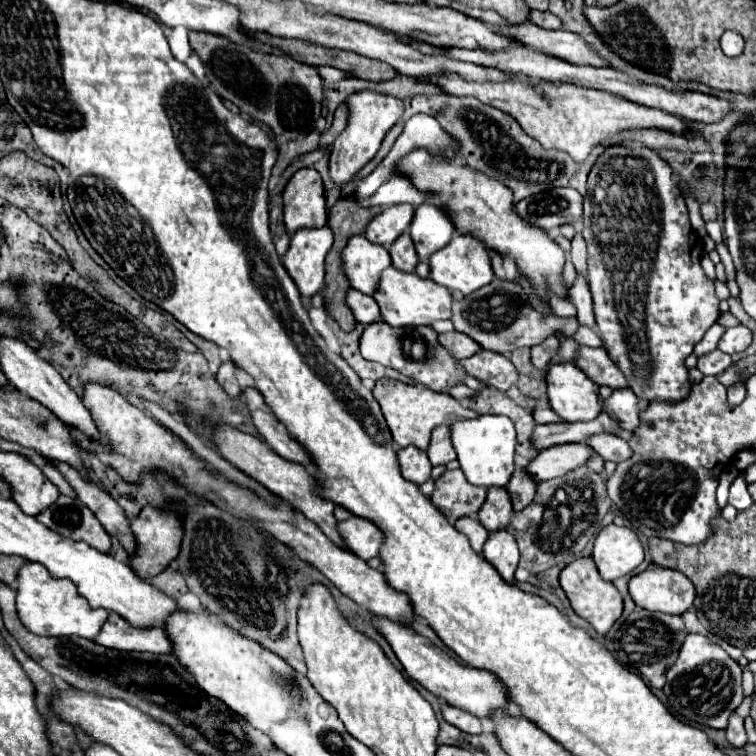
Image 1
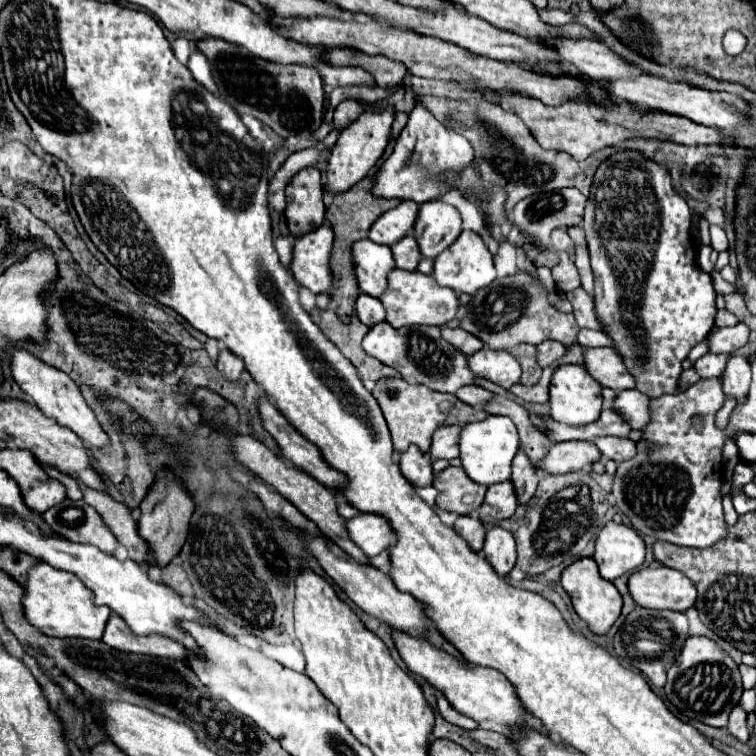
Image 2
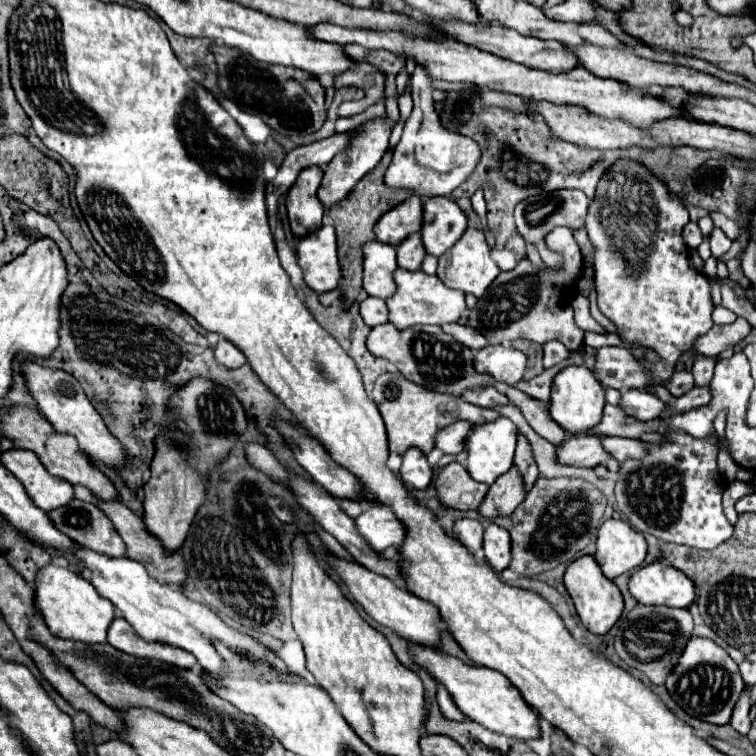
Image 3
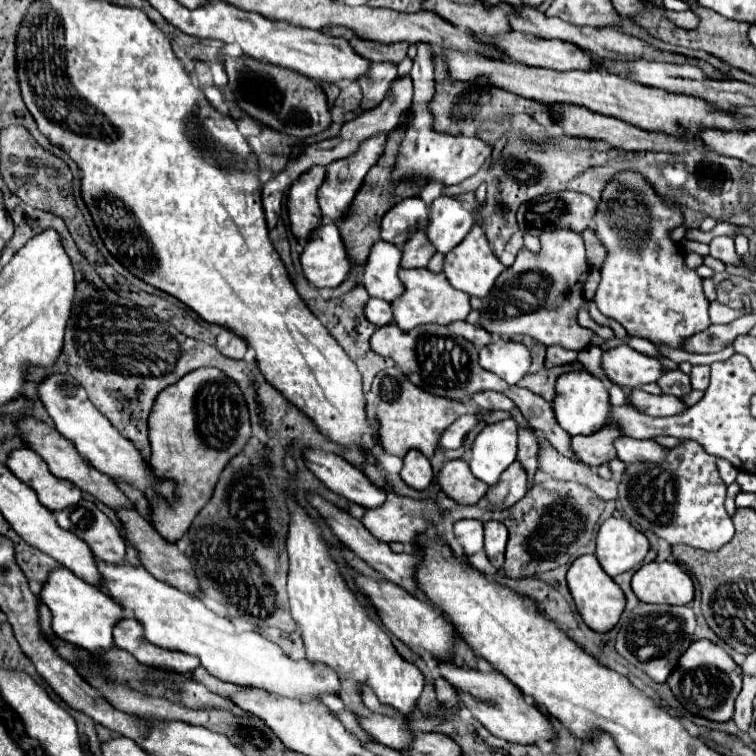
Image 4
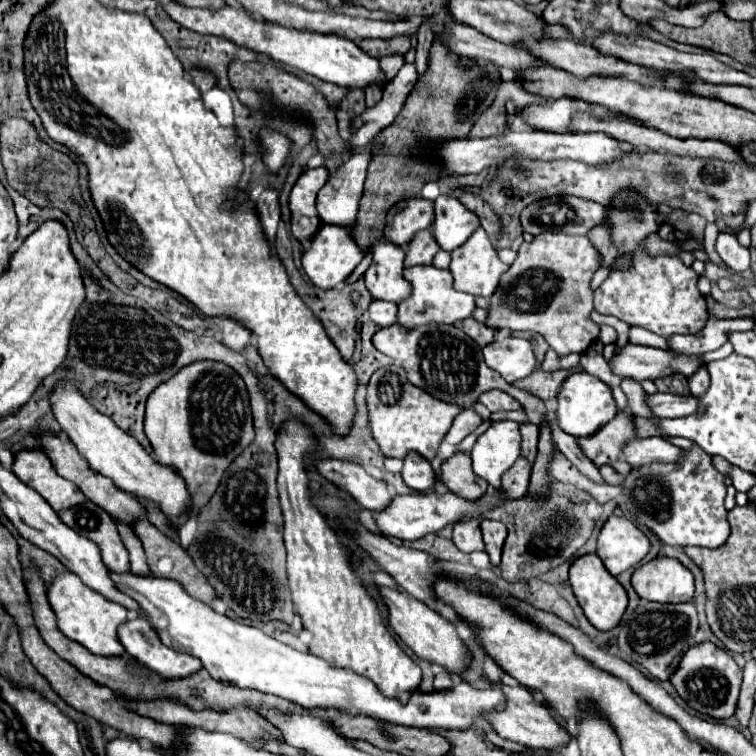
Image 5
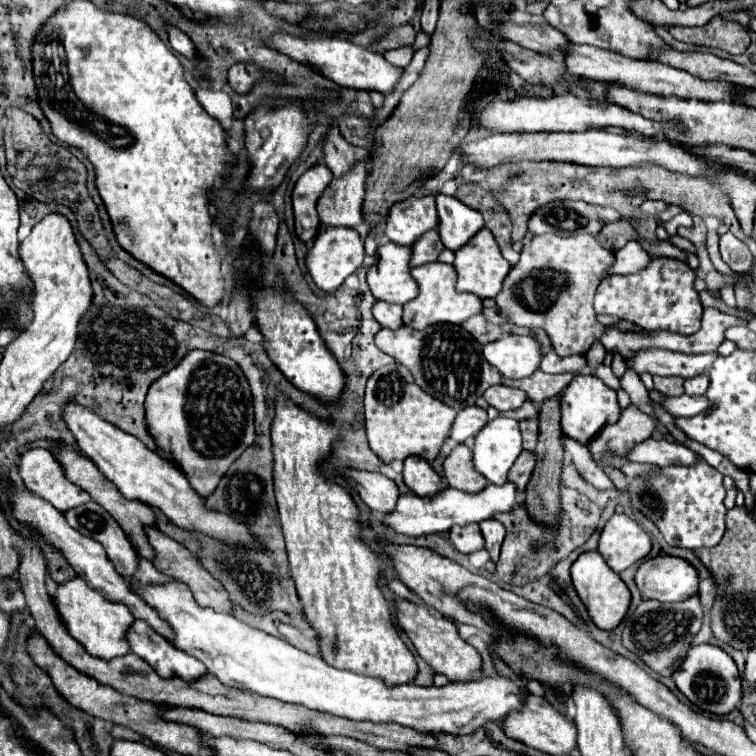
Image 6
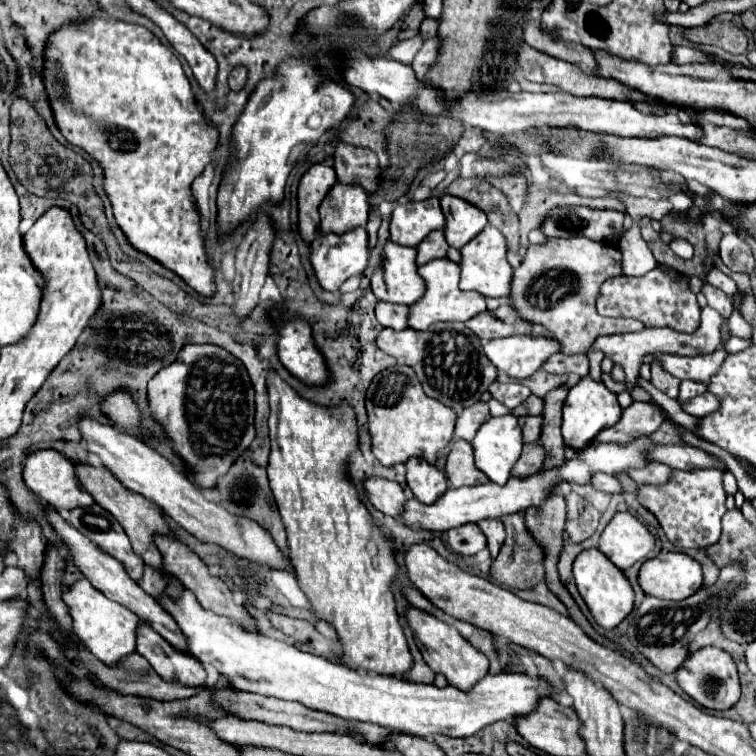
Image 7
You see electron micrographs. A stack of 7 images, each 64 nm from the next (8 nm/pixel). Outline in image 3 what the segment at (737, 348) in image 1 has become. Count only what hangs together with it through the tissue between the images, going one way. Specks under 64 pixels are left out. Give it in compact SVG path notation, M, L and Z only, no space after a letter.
M736 318L736 322L726 326L712 326L706 334L696 338L694 350L702 356L716 356L726 348L736 346L746 338L746 334L752 330L750 322L746 318Z

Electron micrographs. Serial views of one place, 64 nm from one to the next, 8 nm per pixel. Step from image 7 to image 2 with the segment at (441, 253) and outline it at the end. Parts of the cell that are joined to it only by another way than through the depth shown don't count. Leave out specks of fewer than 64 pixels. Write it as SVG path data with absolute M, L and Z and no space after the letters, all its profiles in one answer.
M414 234L404 236L400 242L396 242L390 248L392 248L392 254L394 254L394 260L396 260L398 268L402 268L402 270L416 270L418 268L418 262L420 262L422 254L420 254L420 248L416 244Z

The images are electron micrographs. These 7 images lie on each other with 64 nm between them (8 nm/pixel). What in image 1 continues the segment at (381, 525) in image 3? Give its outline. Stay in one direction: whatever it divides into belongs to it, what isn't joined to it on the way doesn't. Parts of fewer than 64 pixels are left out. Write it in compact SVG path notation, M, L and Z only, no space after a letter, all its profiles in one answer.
M352 516L340 522L338 530L344 536L348 550L352 550L362 560L370 560L378 556L378 550L384 544L384 536L380 534L380 528L374 522L360 516Z

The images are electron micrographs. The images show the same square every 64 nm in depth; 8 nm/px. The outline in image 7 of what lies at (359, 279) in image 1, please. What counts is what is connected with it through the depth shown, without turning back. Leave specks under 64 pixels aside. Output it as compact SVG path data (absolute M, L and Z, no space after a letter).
M388 242L384 246L384 262L376 268L370 284L374 296L382 302L410 306L420 300L426 292L426 284L418 274L416 248Z

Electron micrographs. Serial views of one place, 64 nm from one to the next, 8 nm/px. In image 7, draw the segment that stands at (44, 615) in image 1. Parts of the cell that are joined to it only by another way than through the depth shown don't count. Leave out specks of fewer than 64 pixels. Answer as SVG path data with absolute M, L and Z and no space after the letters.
M88 580L74 582L64 594L64 602L70 606L70 614L74 620L72 632L80 638L84 648L88 648L98 660L108 666L122 662L136 648L136 630L144 624L140 616L130 612L118 602L108 600L100 590L96 590Z

